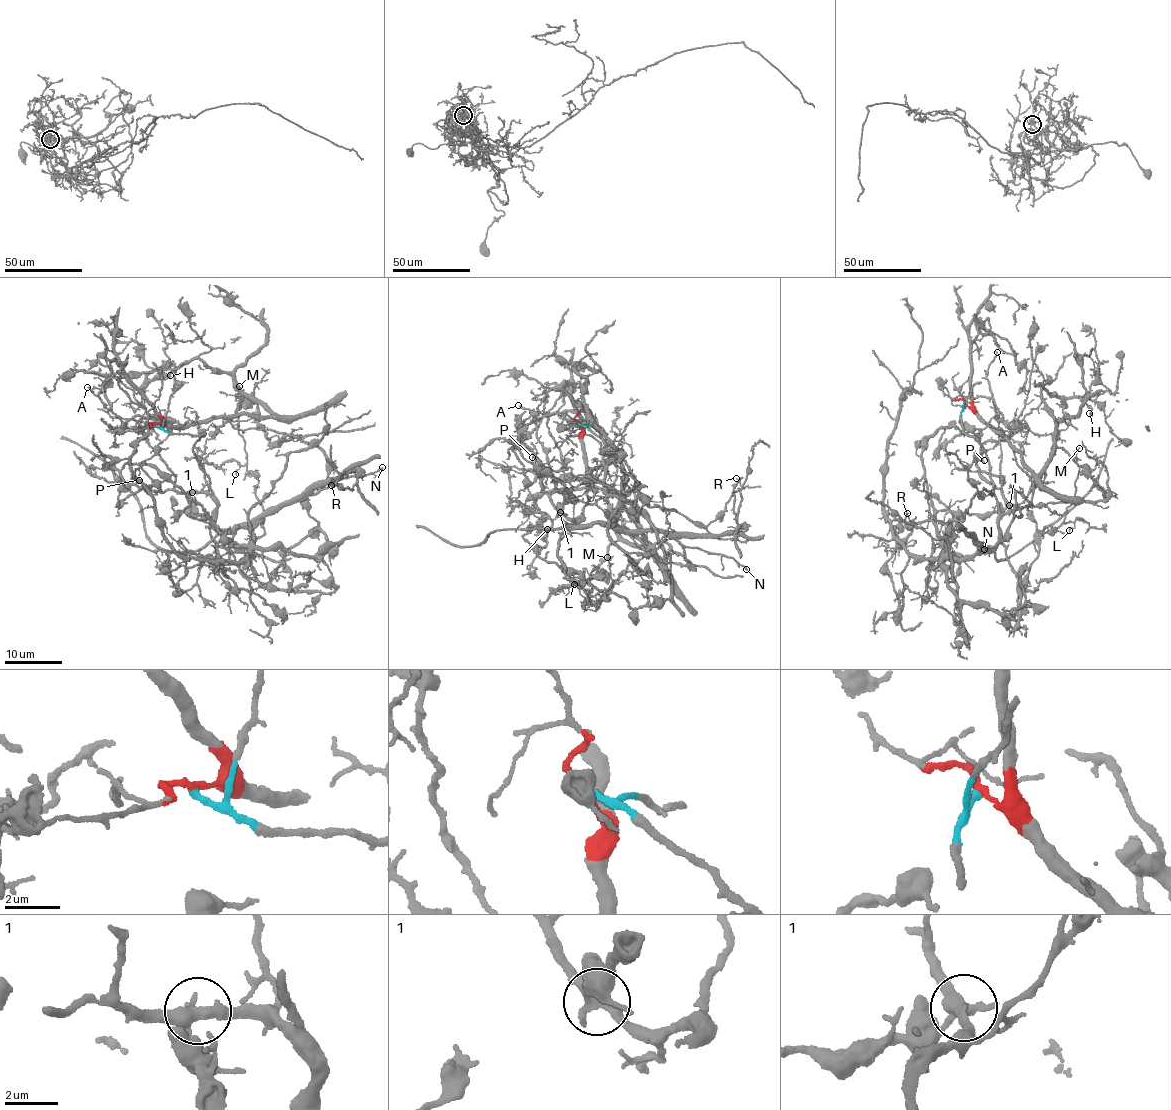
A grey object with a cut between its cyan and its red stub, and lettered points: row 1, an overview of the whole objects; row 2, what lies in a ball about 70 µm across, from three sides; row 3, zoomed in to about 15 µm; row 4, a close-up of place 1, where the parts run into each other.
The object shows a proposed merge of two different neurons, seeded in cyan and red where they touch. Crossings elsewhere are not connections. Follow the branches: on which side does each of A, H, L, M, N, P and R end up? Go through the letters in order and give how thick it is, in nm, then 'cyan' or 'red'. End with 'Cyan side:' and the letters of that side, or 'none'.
A: 150 nm | cyan
H: 160 nm | red
L: 140 nm | red
M: 120 nm | red
N: 220 nm | cyan
P: 110 nm | cyan
R: 110 nm | cyan
Cyan side: A, N, P, R

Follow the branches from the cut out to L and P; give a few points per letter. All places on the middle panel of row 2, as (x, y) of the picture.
L: (579, 424), (589, 469), (635, 518), (648, 544), (615, 540), (590, 573), (593, 576), (578, 587), (574, 583)
P: (578, 424), (614, 450), (591, 472), (580, 516), (565, 517), (550, 503), (535, 450), (531, 458)

